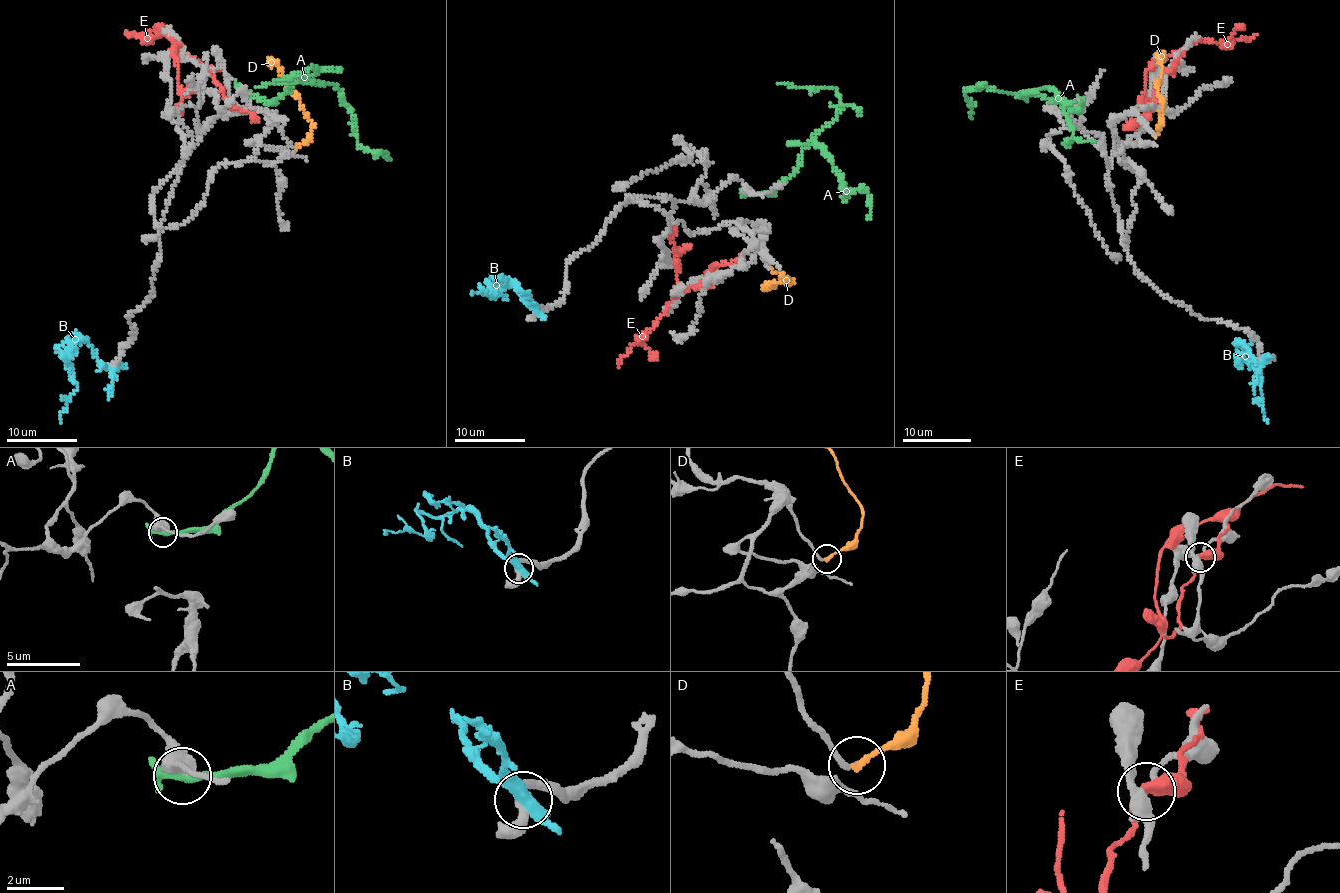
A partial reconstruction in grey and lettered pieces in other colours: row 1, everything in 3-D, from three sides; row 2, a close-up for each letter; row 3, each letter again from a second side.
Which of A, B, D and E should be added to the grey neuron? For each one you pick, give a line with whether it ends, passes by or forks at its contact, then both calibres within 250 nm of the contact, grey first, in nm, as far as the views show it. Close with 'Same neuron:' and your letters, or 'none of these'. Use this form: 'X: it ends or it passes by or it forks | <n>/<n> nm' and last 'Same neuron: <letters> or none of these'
D: it ends | 180/200 nm
Same neuron: D

